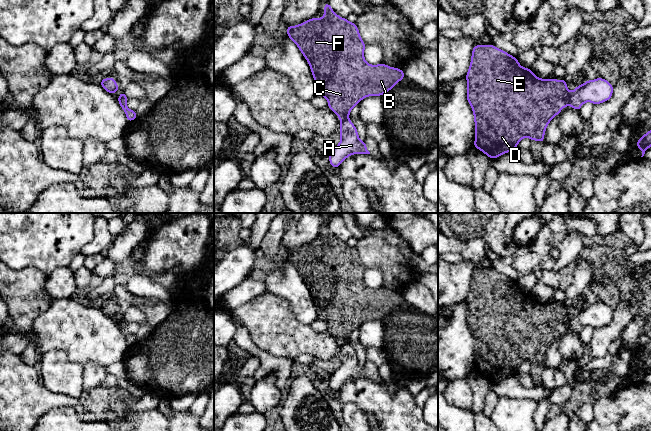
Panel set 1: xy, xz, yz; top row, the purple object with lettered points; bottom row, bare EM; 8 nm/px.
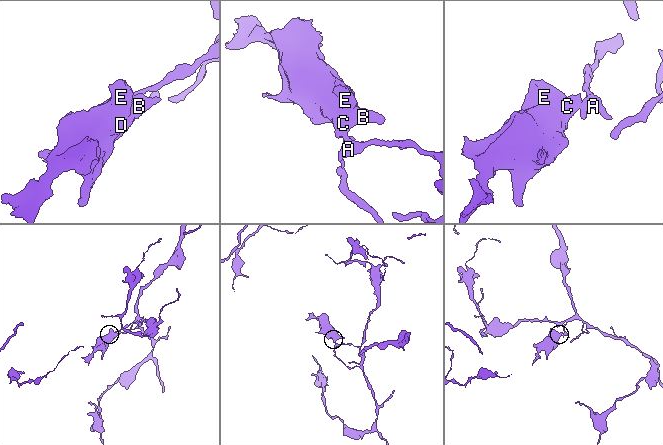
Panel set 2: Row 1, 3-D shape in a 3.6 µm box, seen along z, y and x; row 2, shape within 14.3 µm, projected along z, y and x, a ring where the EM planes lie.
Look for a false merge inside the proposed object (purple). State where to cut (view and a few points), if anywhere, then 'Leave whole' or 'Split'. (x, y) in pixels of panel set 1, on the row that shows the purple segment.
Split along yz (569, 95), (567, 103). Split

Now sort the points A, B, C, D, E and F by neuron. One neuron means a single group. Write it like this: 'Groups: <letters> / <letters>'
Groups: A / B C D E F

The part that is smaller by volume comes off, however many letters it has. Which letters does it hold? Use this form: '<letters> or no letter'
B, C, D, E, F

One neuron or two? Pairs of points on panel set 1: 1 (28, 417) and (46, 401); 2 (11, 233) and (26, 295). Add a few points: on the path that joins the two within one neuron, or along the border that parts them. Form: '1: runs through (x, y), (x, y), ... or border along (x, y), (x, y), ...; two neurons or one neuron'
1: runs through (32, 413), (42, 403); one neuron
2: border along (10, 267), (22, 269), (33, 266), (43, 273); two neurons

